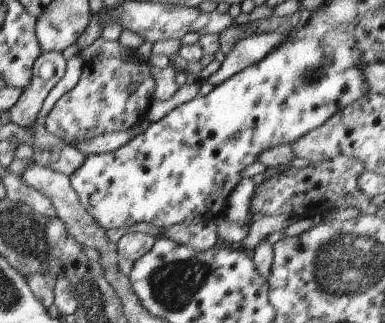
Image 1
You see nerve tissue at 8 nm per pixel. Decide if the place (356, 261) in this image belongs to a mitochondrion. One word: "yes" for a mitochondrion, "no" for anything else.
yes

